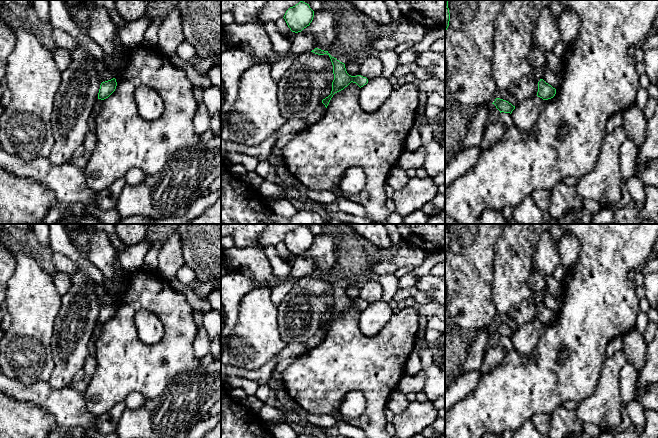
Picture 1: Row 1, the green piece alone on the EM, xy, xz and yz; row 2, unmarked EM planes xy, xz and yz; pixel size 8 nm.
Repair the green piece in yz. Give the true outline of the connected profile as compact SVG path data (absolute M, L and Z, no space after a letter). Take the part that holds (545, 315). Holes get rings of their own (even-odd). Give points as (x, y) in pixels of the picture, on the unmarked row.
M540 303L540 305L538 306L537 320L542 322L543 324L548 324L553 322L555 318L556 313L546 307L543 303Z

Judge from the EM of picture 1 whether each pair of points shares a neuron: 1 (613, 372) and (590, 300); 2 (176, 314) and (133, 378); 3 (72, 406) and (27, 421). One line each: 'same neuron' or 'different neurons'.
1: different neurons
2: same neuron
3: different neurons

